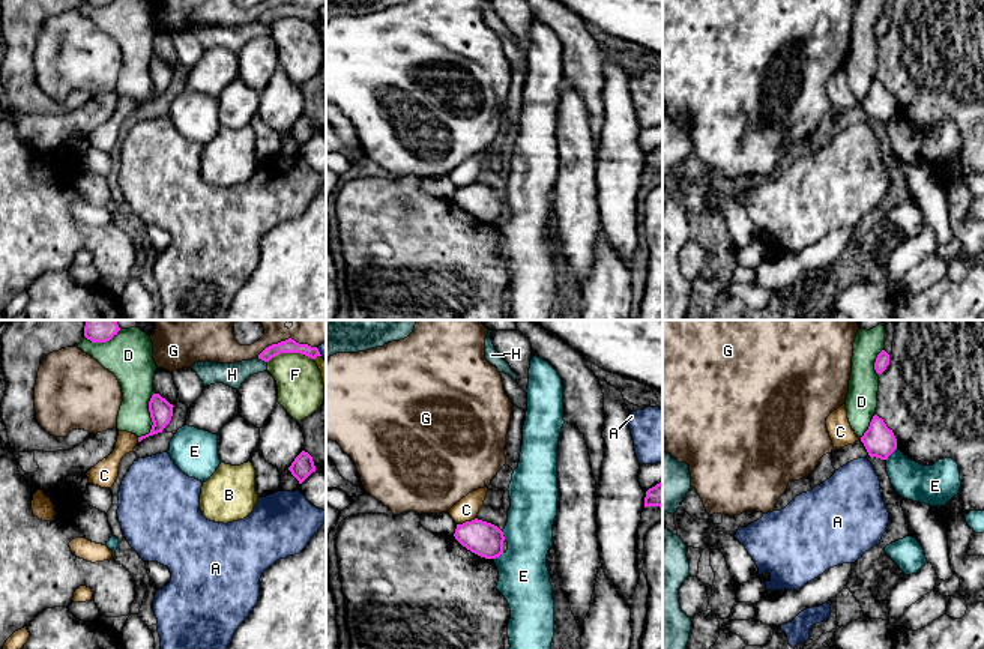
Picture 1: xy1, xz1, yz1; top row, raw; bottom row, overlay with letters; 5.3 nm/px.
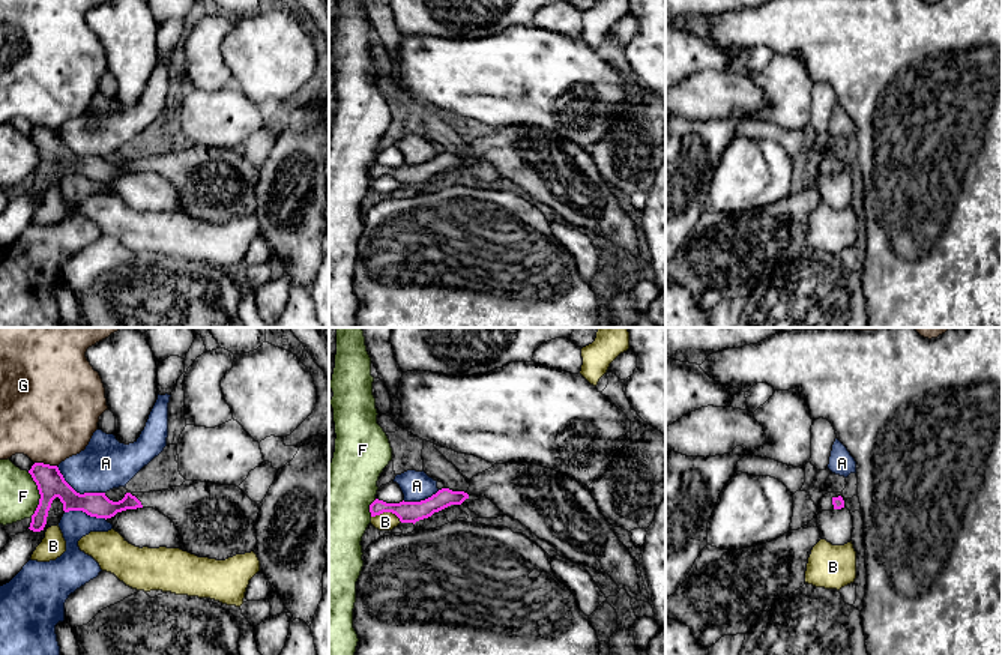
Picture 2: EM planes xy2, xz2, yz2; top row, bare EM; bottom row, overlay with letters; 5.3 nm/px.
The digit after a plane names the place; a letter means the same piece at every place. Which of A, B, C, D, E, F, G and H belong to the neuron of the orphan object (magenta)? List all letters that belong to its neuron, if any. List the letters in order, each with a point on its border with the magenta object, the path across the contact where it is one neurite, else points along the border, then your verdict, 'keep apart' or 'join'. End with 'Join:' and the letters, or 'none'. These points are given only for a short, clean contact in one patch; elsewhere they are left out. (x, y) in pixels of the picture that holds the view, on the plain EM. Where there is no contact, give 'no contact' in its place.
A: xy2 (78, 156) | keep apart
B: xz2 (386, 175) | keep apart
C: xz1 (466, 185) | keep apart
D: xy1 (150, 80) | keep apart
E: yz1 (891, 116) | along yz1 (896, 111), (887, 123) | keep apart
F: xy1 (290, 15) | keep apart
G: xy1 (286, 3) | keep apart
H: xy1 (263, 23) | along xy1 (259, 21), (266, 26) | keep apart
Join: none

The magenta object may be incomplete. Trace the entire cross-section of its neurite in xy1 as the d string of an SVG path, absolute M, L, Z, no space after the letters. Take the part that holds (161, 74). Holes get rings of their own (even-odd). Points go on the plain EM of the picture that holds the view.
M153 57L149 65L149 75L152 81L152 93L149 98L138 101L138 105L143 102L162 96L162 93L170 87L173 80L173 68L170 68L165 62L162 62L159 57Z

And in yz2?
M841 156L825 158L817 168L814 182L798 194L789 194L783 200L756 210L742 213L724 213L706 209L696 222L687 243L678 254L665 260L665 281L685 287L699 308L711 311L724 299L747 297L766 275L781 260L787 260L805 248L805 234L813 210L822 203L817 191L817 177L844 171Z

